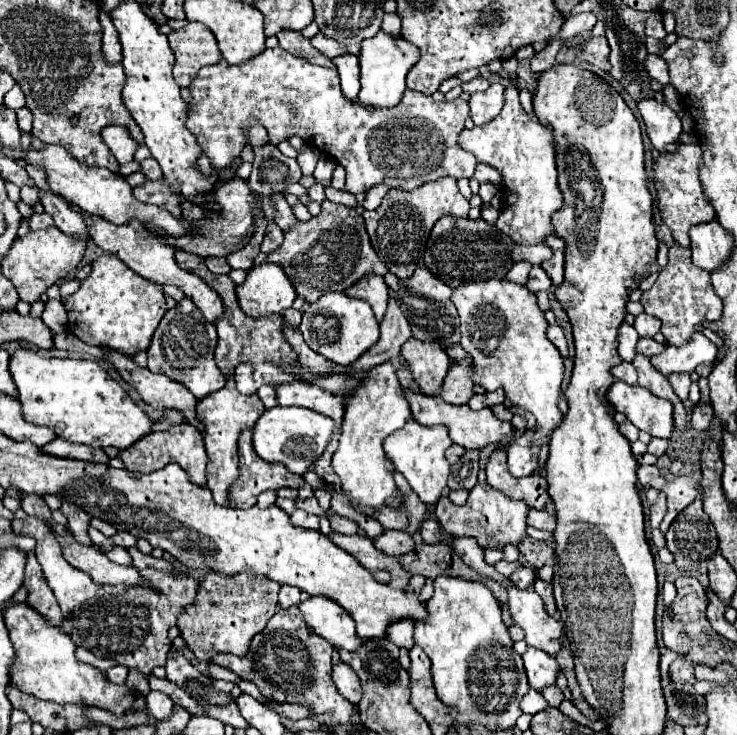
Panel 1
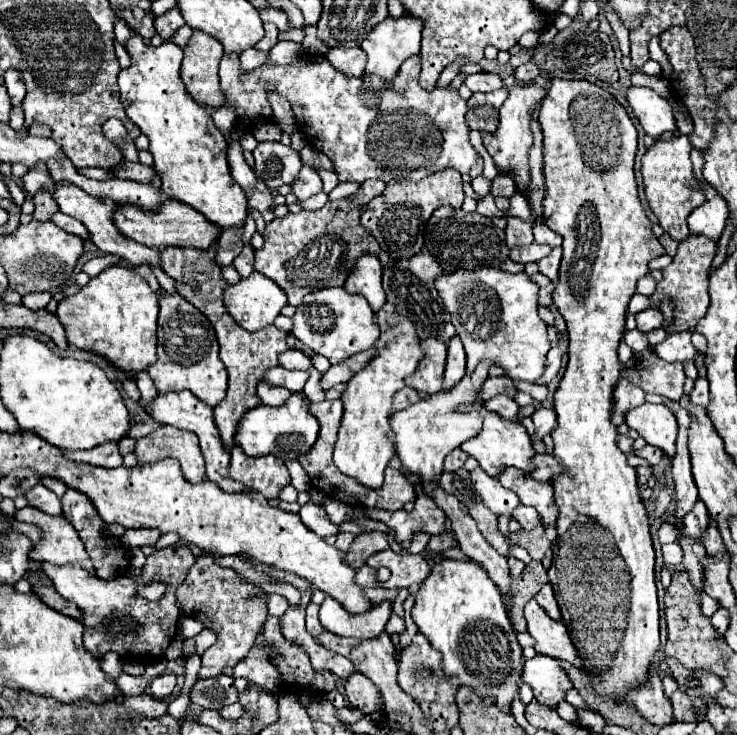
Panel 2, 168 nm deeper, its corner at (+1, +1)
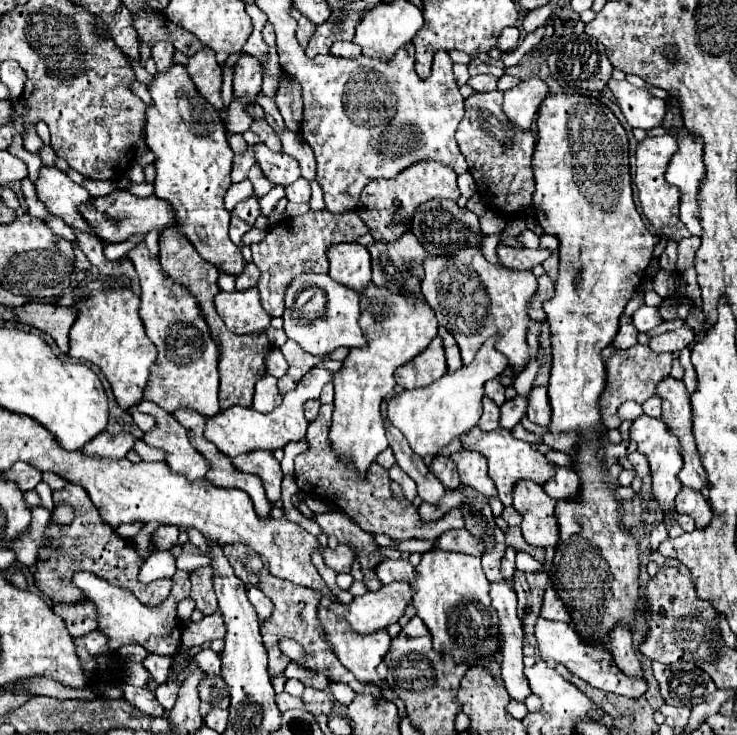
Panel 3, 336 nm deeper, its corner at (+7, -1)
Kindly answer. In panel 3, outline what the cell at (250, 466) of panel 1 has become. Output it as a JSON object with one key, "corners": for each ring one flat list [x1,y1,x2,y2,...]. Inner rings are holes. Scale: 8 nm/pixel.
{"corners":[[251,451,251,455,239,455,233,459,233,467,241,473,259,475,269,503,281,499,281,481,283,473,279,461,269,451]]}

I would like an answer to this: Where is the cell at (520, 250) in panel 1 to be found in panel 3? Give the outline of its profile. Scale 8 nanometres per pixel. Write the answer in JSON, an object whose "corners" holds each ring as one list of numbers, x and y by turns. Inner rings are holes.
{"corners":[[503,243,497,245,497,257,501,261,503,267,507,269,531,269,539,263,543,263,543,259,547,259,547,255,551,255,551,251,547,249,527,249,527,247,507,247]]}

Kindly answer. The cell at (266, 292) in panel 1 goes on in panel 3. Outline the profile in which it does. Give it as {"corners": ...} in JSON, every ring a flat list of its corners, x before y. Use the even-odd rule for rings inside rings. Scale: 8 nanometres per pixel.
{"corners":[[249,287,245,291,225,293,219,291,215,295,215,307,225,325,237,333,255,333,269,327,269,313,263,309,257,287]]}

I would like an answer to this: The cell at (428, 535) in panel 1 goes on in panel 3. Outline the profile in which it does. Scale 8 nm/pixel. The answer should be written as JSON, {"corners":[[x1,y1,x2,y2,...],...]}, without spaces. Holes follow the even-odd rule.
{"corners":[[459,529,459,531,445,531,435,539,435,549,447,549,447,551,463,551,469,555,479,557,485,547,477,539,471,537,469,531]]}

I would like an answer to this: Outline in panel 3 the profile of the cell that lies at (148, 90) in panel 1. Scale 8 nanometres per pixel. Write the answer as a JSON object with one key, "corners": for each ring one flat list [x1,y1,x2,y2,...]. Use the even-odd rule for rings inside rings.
{"corners":[[173,63,169,67,169,71,157,73,153,77,153,81,149,83,149,95,153,99,153,105,149,105,145,111,147,121,145,121,143,131,145,131,147,145,155,155,155,163,153,163,157,169,155,195,171,203,171,207,175,209,175,215,177,215,179,231,191,239,191,243,195,245,195,249,199,251,199,255,203,259,207,259,209,263,219,267,219,271,223,271,223,273,239,275,239,271,243,271,245,261,241,257,239,247,229,239,231,213,223,207,223,197,225,197,227,189,231,187,229,173,231,173,233,155,231,155,231,147,227,143,227,133,225,133,223,121,219,117,219,111,215,111,199,95,199,91,195,91,195,85,191,83,185,67,179,63]]}

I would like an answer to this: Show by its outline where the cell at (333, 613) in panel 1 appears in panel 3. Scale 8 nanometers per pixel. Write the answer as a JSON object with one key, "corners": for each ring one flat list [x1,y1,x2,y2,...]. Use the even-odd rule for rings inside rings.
{"corners":[[389,583,379,591,369,591,363,597,355,597,349,605,331,603,329,609,335,615,343,617,355,633,367,635,387,629,391,623,397,623,409,601,409,583]]}

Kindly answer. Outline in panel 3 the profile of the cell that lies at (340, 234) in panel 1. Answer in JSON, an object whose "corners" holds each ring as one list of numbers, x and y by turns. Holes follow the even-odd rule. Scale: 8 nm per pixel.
{"corners":[[329,209,323,211,307,211,305,215,283,219,267,229,267,235,261,243,253,243,253,263,259,267,261,277,257,283,257,289,261,293,261,303,265,311,271,317,283,315,285,311,285,289,291,285,291,281,301,273,327,273,329,271,329,259,327,249,335,243,343,241,357,241,357,237,367,235,369,229,359,217,357,209,343,211,343,213,331,213]]}

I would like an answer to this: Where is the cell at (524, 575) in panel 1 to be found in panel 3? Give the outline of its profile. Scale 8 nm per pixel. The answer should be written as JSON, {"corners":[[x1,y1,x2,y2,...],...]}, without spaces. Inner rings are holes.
{"corners":[[507,547,505,557,501,561,501,575,507,577,507,579,511,579,515,571,517,571,517,567,515,567,515,551,511,547]]}

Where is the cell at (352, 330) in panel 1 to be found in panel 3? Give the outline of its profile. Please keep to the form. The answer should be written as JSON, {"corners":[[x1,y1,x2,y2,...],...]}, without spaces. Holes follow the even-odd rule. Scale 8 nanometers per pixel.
{"corners":[[299,275,285,295,285,325,289,339,297,341,301,349,321,359,329,357,339,347,363,347,367,339,359,327,359,293,335,283,329,275]]}

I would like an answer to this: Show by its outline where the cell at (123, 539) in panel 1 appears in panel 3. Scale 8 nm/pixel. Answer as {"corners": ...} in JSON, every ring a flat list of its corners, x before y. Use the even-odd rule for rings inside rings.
{"corners":[[167,525,157,527,153,533,153,541,155,541,157,551,163,551,163,549,167,551,167,547,171,547,171,543,177,541,177,535,179,535,177,527,167,527]]}

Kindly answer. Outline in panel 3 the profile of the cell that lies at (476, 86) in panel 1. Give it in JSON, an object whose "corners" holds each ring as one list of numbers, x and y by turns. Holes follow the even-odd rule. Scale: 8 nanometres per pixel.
{"corners":[[477,75,477,77,471,77,467,81,469,87,473,87,473,91,477,93,483,93,483,91,491,91,491,89,497,89,497,77,493,75]]}

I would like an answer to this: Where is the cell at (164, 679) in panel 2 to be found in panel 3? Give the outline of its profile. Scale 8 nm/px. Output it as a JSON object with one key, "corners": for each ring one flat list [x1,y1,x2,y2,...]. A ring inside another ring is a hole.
{"corners":[[149,655,145,661,143,661,145,669,151,673,153,681,157,685,163,685,167,683,167,677,169,677,169,667,171,667,171,657,163,657,163,655]]}

